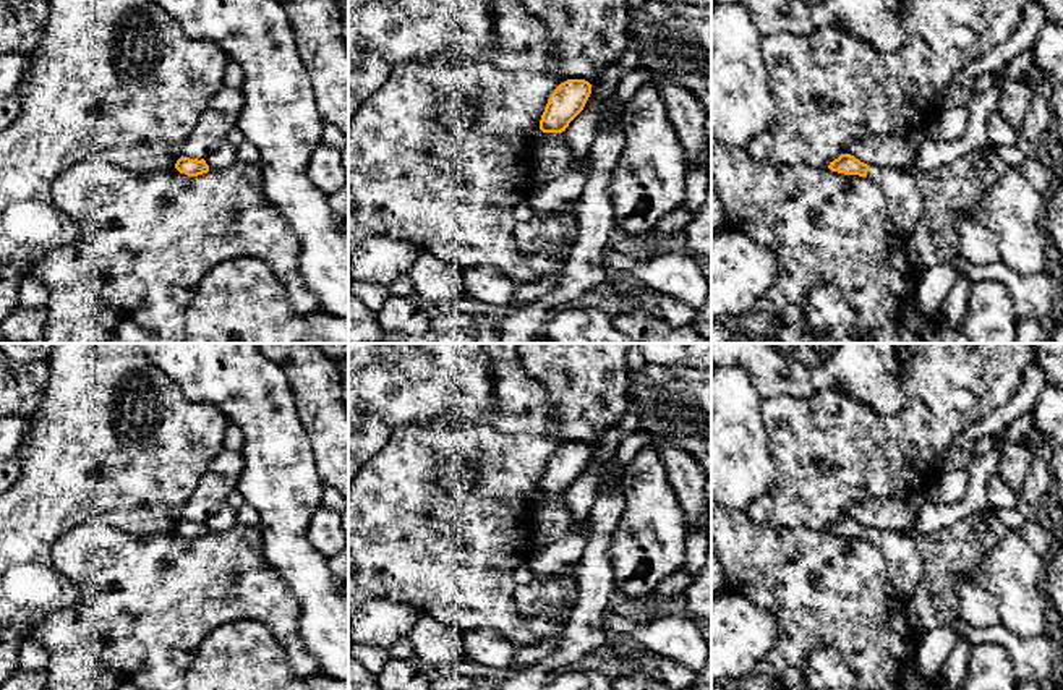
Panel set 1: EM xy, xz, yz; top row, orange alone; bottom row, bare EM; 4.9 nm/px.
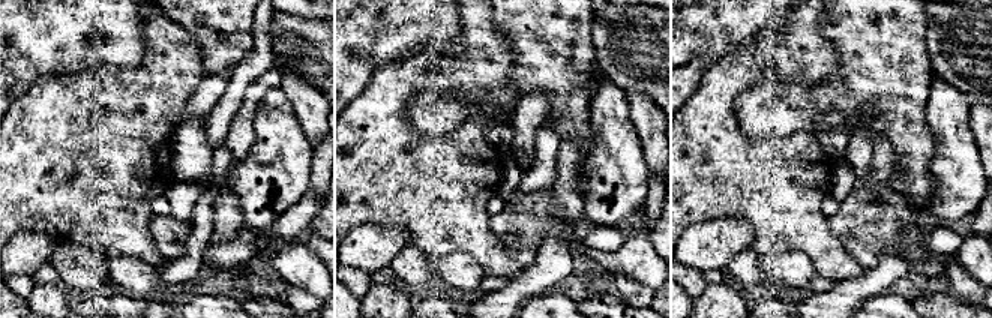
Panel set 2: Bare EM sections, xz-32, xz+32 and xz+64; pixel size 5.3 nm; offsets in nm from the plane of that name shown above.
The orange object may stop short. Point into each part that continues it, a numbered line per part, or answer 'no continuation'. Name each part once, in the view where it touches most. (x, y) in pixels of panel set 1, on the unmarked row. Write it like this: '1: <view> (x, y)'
1: yz (906, 567)

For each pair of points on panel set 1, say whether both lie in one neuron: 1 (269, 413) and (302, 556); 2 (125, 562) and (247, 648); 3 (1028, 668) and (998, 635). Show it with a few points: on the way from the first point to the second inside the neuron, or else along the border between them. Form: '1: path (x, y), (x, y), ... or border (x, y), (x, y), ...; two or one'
1: path (277, 449), (279, 480), (286, 489), (286, 520); one
2: border (255, 619), (216, 626), (195, 658); two
3: path (1026, 660), (1007, 640); one

